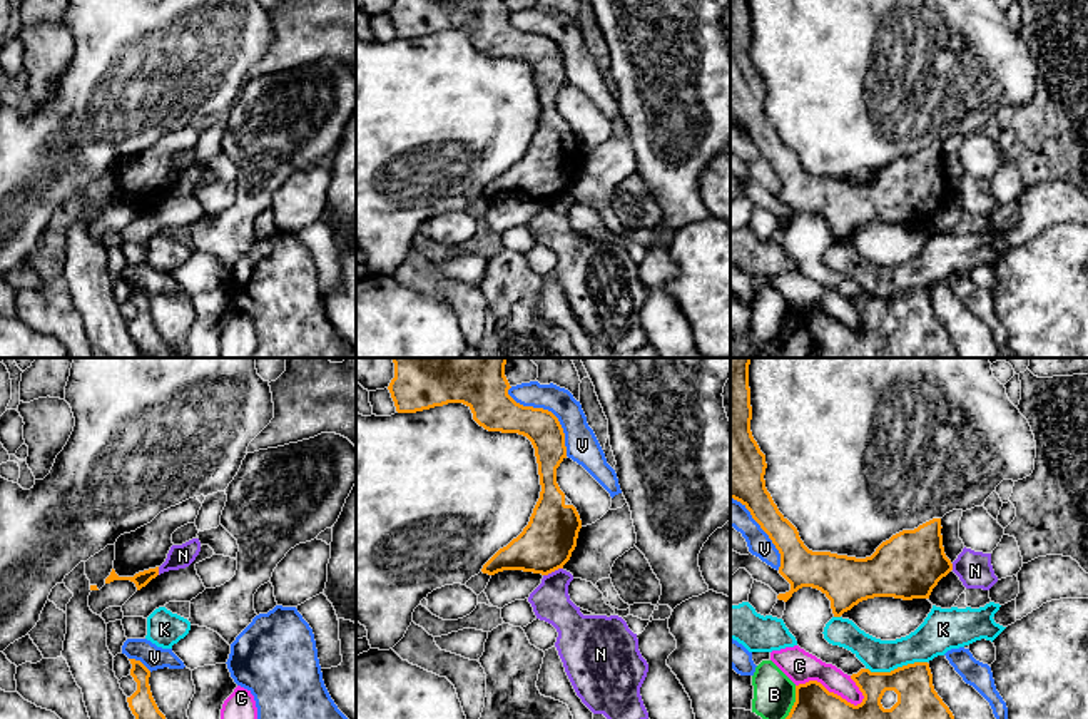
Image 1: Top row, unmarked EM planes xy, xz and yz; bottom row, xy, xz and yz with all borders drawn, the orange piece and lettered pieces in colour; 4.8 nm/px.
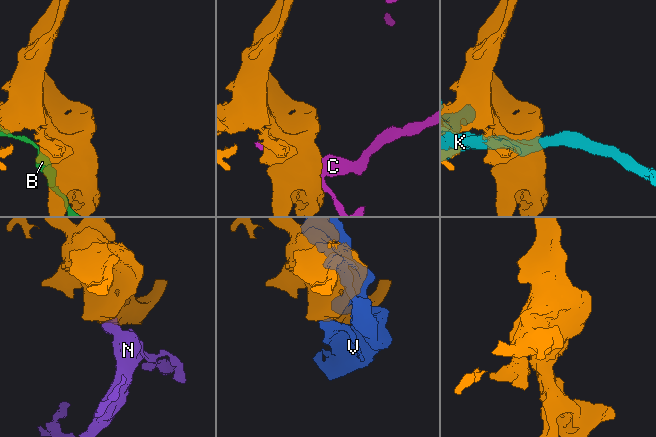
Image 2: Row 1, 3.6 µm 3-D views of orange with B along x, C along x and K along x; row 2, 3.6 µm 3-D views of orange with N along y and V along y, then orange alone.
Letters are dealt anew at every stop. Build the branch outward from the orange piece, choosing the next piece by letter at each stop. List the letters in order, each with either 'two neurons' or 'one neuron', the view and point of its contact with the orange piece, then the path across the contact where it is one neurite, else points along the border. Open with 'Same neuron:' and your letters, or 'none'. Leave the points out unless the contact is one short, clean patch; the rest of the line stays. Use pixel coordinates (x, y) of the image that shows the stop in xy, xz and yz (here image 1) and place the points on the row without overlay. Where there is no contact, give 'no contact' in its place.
Same neuron: none
B: two neurons | yz (793, 331)
C: two neurons | yz (831, 318)
K: two neurons | yz (898, 293)
N: two neurons | xz (552, 196) | along xz (562, 193), (544, 201)
V: two neurons | xz (550, 37)

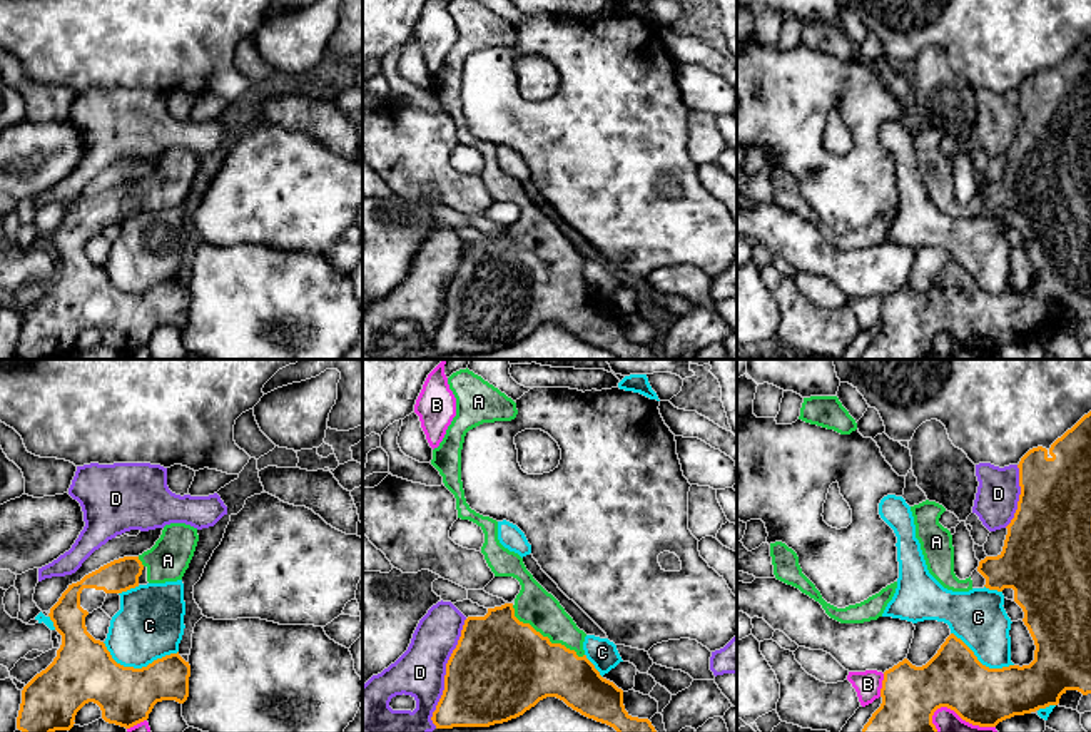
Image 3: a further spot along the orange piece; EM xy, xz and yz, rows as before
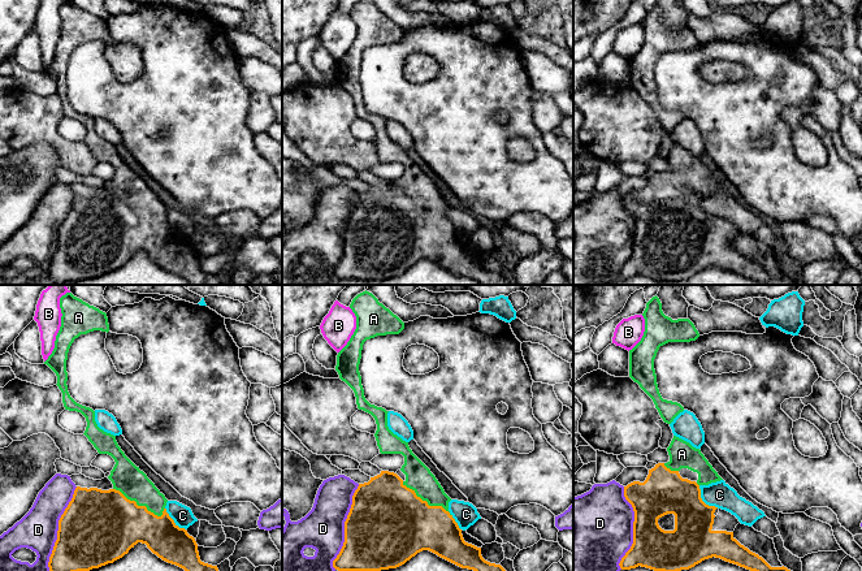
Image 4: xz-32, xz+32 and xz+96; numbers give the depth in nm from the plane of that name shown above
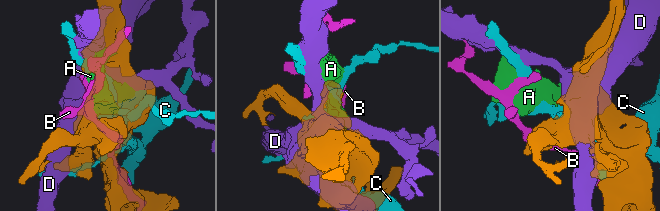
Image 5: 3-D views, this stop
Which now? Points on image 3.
Same neuron: A
A: one neuron | xz (545, 263)
B: two neurons | yz (882, 311)
C: two neurons | xy (137, 294)
D: two neurons | xz (446, 299)

